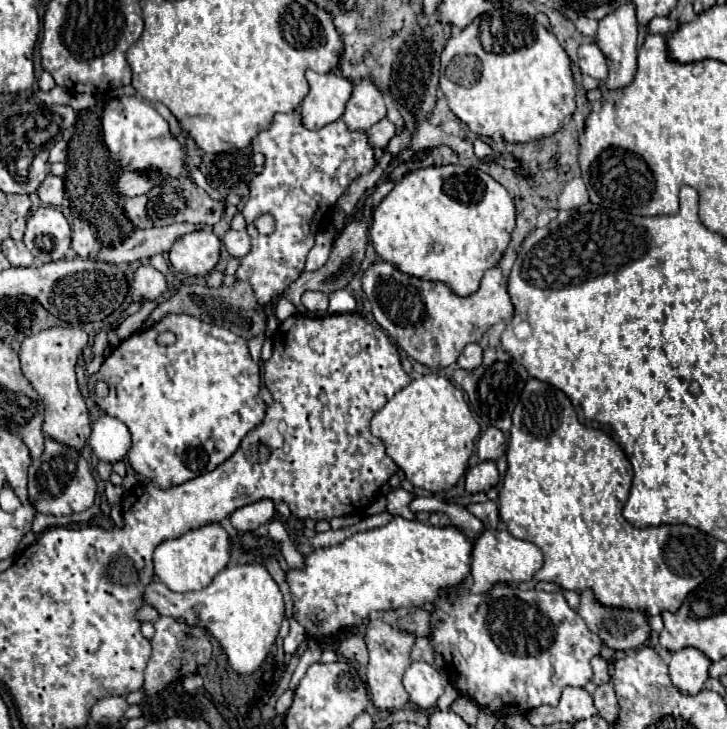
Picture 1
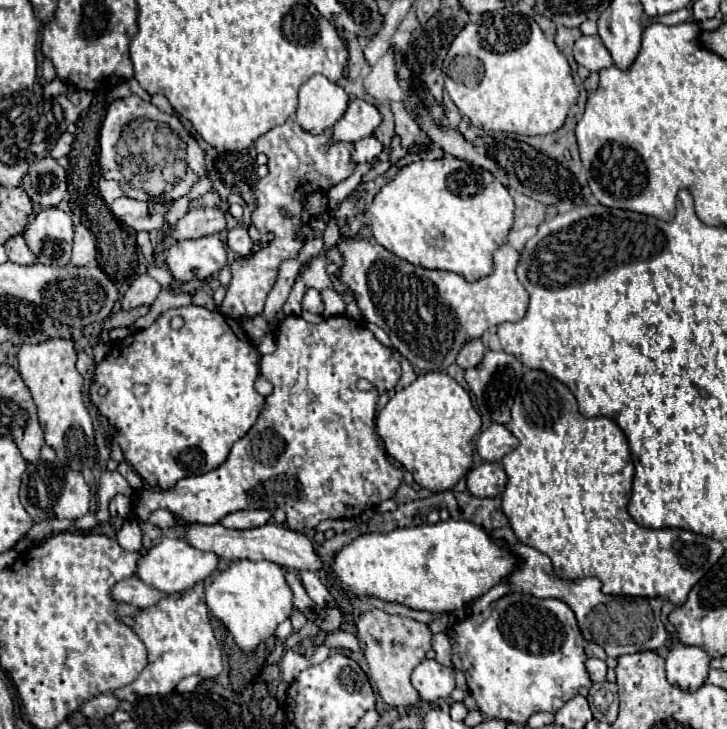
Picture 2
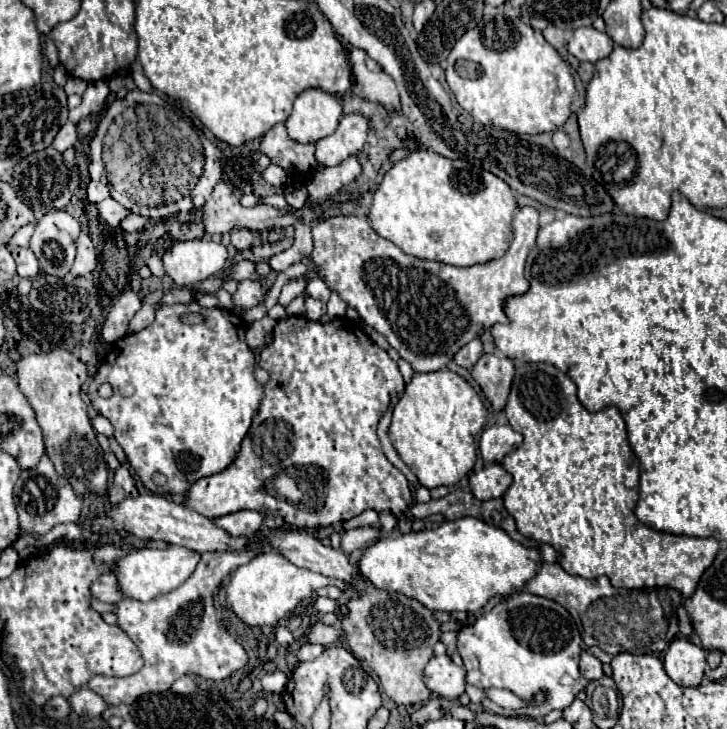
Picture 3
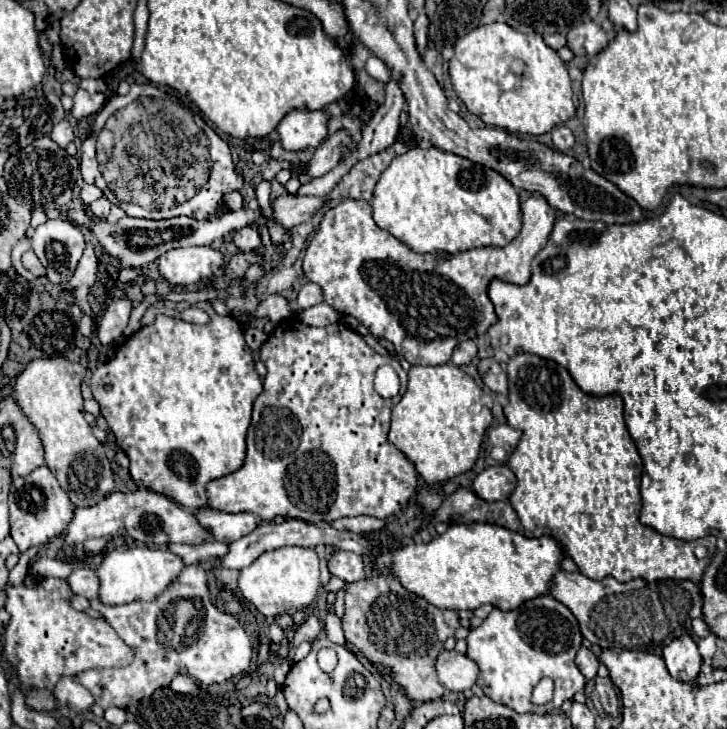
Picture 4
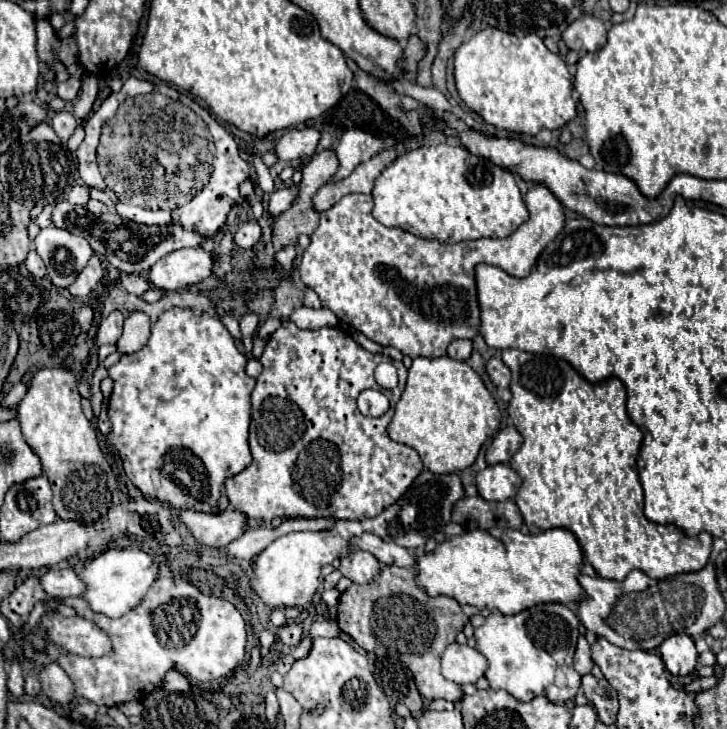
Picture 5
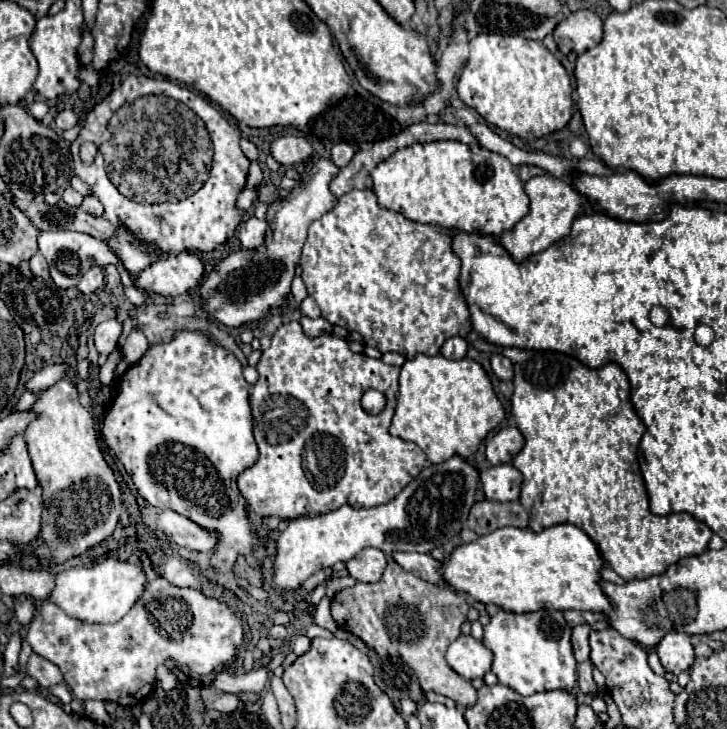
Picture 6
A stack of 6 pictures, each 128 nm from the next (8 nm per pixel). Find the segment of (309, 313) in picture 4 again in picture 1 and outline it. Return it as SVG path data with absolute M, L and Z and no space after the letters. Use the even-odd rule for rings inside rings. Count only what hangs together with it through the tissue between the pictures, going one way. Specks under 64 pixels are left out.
M304 292L302 304L310 312L326 312L328 310L328 296L324 292Z

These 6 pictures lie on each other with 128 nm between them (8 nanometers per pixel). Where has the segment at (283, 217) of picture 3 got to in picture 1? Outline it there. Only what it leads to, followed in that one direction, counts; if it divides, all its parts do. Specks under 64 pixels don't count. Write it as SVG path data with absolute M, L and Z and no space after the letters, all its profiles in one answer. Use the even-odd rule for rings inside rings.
M170 224L162 228L136 230L132 236L128 236L124 242L116 244L114 248L112 246L102 248L98 252L98 258L108 264L130 264L160 252L168 252L174 240L200 228L206 228L206 226L204 224Z

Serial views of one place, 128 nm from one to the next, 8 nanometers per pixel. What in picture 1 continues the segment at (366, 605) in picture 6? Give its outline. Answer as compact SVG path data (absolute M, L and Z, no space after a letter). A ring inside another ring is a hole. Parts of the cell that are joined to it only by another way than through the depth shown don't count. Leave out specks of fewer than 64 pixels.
M370 620L366 624L366 646L370 652L368 660L368 672L366 672L366 684L372 696L372 702L380 710L398 710L408 704L408 694L402 686L402 674L412 664L410 652L416 642L416 636L408 632L400 632L398 628L392 628L384 620Z

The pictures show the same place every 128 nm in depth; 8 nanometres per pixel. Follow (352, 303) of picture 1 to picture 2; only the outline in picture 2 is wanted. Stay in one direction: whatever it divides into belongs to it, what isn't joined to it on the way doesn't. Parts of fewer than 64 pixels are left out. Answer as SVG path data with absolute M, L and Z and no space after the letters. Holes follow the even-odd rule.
M322 290L320 296L322 296L322 302L324 302L324 306L326 306L326 310L324 310L324 316L326 316L326 318L344 314L346 304L342 302L342 298L340 298L340 294L338 294L336 290Z

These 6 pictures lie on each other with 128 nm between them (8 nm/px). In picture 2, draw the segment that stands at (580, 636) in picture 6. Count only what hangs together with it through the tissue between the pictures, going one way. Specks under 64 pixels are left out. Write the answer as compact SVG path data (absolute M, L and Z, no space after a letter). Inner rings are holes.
M588 658L586 660L586 670L588 670L592 682L604 682L606 680L606 662L604 660Z

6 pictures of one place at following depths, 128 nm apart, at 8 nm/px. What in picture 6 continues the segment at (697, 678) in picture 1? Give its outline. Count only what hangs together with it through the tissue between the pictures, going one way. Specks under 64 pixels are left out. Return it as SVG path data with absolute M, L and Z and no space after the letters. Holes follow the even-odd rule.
M676 630L668 632L656 648L658 648L660 664L666 672L680 674L688 670L694 662L694 648L690 644L688 634L684 632L676 632Z

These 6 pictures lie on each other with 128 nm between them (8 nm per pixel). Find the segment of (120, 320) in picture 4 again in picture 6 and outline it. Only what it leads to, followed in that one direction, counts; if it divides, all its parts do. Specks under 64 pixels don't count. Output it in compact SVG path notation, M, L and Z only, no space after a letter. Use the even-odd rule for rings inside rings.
M116 318L98 324L94 328L94 344L96 344L96 350L100 354L110 354L116 348L120 334L122 334L122 324Z

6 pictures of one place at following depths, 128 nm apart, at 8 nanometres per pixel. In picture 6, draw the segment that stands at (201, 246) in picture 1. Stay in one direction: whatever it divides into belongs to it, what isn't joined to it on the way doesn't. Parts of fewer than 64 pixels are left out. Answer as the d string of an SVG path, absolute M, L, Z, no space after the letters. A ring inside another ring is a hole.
M180 252L152 262L136 276L134 284L148 294L154 292L166 298L174 298L196 288L202 276L204 264L200 262L200 258L192 252Z

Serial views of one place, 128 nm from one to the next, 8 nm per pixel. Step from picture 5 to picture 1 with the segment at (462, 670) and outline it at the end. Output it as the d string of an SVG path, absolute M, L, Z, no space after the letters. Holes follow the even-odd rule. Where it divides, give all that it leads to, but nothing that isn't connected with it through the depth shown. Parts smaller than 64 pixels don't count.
M412 662L404 674L404 688L410 700L420 708L432 708L444 692L446 676L428 662Z

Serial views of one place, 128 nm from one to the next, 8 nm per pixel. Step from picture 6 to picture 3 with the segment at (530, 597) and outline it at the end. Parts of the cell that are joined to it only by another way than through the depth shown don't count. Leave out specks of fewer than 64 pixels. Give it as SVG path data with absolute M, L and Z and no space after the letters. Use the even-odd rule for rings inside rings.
M460 518L454 522L444 522L436 530L422 530L400 534L394 538L382 538L370 544L362 558L358 560L358 570L370 580L376 588L386 588L390 592L402 592L408 598L416 598L426 608L434 612L476 612L494 596L510 596L524 590L526 582L536 576L542 568L542 554L538 548L522 546L512 540L502 528L490 526L476 518Z

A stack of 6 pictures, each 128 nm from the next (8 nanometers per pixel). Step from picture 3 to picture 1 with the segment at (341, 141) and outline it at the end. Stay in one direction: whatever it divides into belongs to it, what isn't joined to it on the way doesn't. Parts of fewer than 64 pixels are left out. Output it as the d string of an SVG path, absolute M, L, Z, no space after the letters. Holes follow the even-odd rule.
M364 78L358 86L354 86L354 92L346 104L346 112L342 116L344 124L348 126L348 130L366 132L384 116L386 116L386 104L382 92L374 86L370 78Z

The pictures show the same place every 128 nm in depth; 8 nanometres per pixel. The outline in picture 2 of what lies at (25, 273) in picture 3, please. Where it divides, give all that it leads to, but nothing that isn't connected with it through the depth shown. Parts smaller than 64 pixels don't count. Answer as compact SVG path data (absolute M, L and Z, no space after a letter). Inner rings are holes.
M14 236L12 240L8 240L6 244L6 254L10 258L10 262L14 264L20 264L20 266L30 266L30 264L36 264L36 256L30 252L30 248L26 246L24 238L22 236Z

